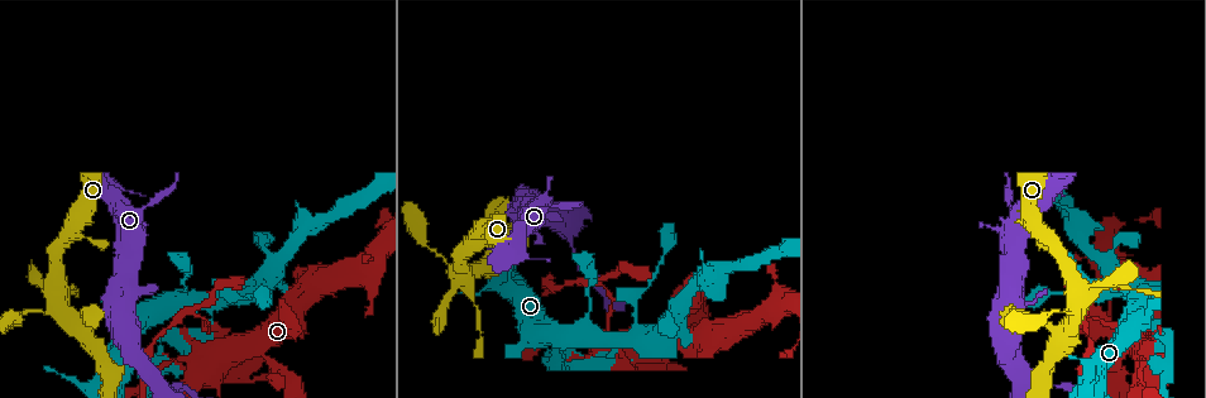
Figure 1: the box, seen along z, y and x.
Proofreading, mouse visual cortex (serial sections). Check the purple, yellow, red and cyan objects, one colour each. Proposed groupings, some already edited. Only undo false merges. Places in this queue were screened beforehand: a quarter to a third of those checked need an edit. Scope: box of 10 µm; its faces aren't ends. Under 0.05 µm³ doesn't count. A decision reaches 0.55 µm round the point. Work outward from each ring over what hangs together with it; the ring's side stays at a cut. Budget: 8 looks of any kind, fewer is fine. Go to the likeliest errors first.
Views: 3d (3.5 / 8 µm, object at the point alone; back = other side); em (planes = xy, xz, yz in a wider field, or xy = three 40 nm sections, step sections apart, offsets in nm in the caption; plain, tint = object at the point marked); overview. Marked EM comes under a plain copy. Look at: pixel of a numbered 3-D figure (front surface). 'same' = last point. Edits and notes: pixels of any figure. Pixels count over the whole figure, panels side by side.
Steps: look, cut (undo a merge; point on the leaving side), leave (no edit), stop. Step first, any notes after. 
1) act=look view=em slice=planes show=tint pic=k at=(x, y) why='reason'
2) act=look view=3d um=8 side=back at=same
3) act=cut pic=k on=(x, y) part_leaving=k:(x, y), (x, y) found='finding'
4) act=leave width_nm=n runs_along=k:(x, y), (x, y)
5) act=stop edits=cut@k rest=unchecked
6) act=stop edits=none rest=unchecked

act=look view=3d um=3.5 pic=1 at=(630, 365) why='abrupt turn'

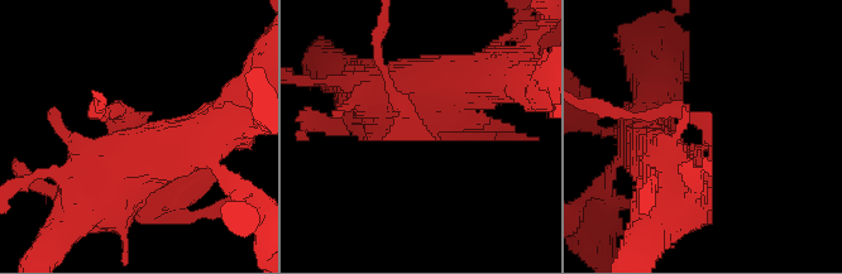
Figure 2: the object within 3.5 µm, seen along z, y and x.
act=look view=em slice=xy step=3 show=tint pic=2 at=(705, 131) arms=4 arm_widths_nm=150,250,300,700

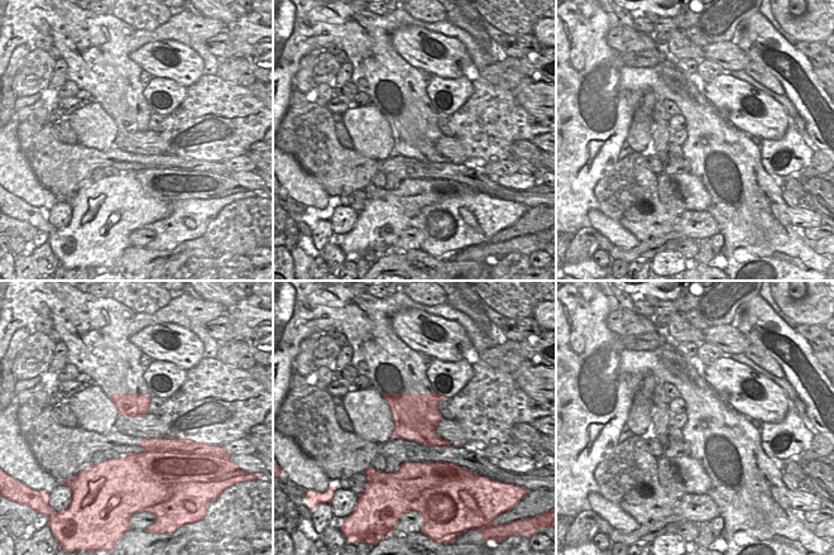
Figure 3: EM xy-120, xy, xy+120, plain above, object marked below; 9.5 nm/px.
act=cut pic=2 on=(119, 113) part_leaving=2:(419, 134), (391, 92), (376, 43) found='two cells meet here'

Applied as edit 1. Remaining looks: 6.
act=look view=overview why='redraw'

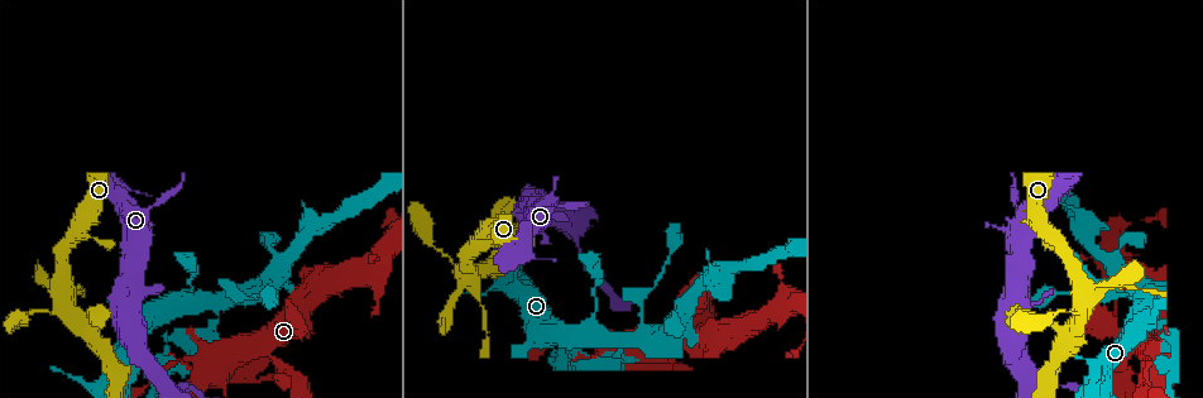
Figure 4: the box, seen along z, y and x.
act=look view=3d um=8 pic=4 at=(65, 301) why='four-way junction'

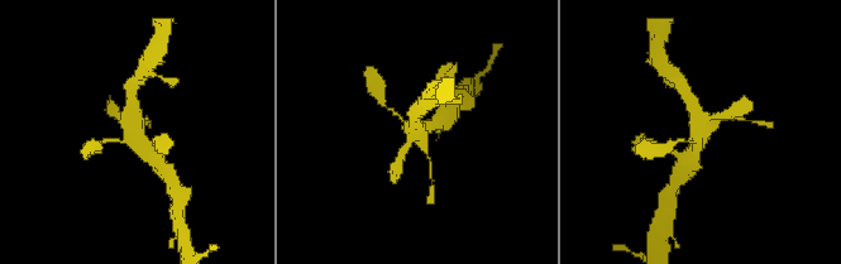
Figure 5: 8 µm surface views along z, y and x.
act=look view=3d um=3.5 at=same why='zoom in'

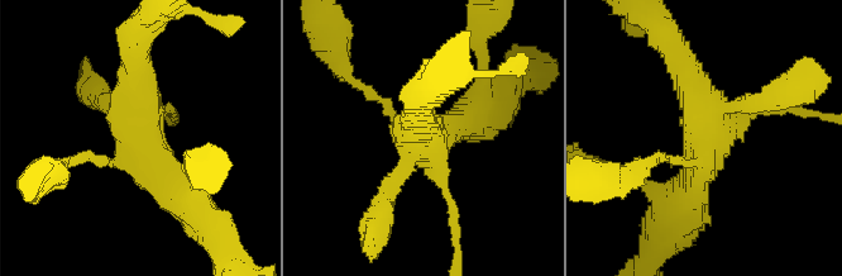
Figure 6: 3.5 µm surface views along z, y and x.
act=look view=em slice=xy step=5 show=tint pic=6 at=(703, 137) why='now the EM'

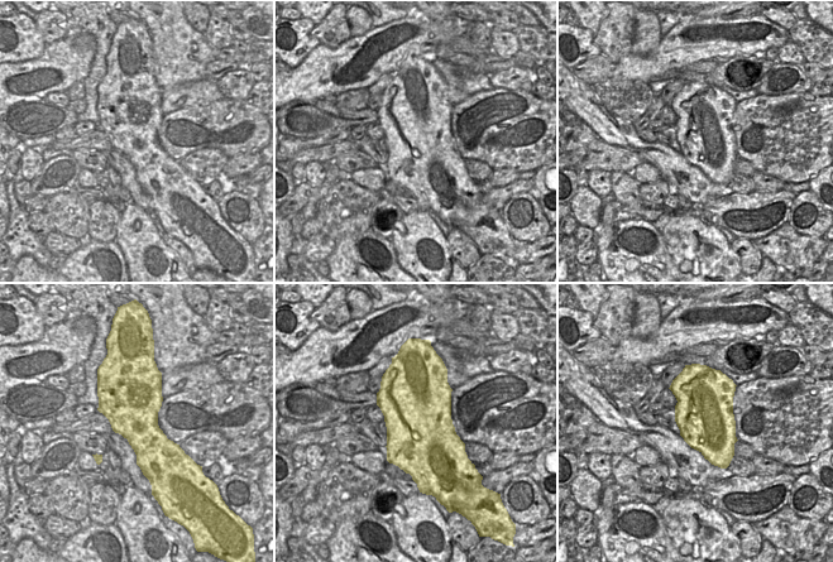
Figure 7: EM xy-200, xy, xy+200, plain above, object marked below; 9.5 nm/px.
act=leave runs_along=6:(133, 38), (137, 136), (180, 186) found='continuous, no second cell'

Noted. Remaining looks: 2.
act=look view=3d um=3.5 pic=4 at=(1021, 292) why='sharp bend'

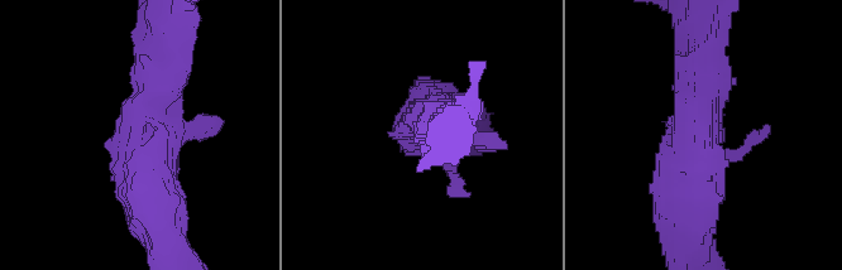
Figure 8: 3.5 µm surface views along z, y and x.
act=look view=em slice=xy step=3 show=tint pic=8 at=(701, 133) why='now the EM'

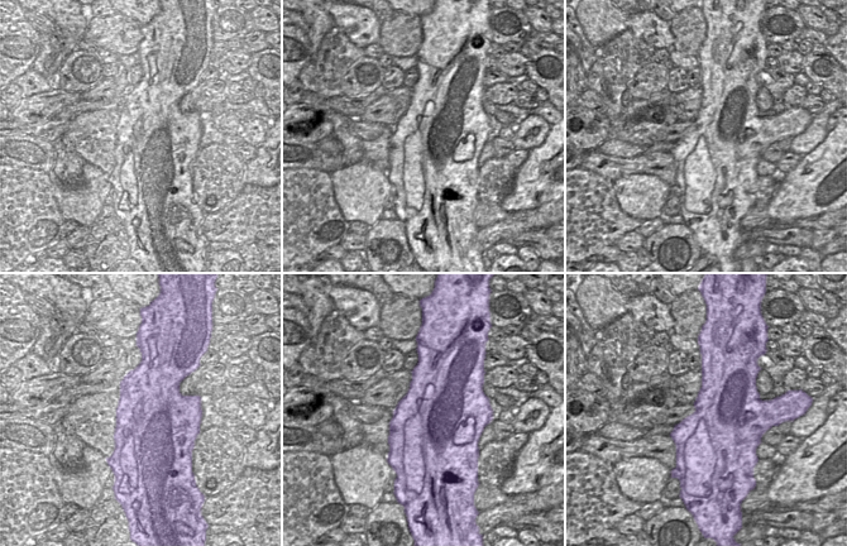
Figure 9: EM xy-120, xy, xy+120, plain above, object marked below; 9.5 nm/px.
act=leave found='continuous, no second cell'

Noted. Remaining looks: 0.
act=stop edits=cut@2 rest=unchecked

